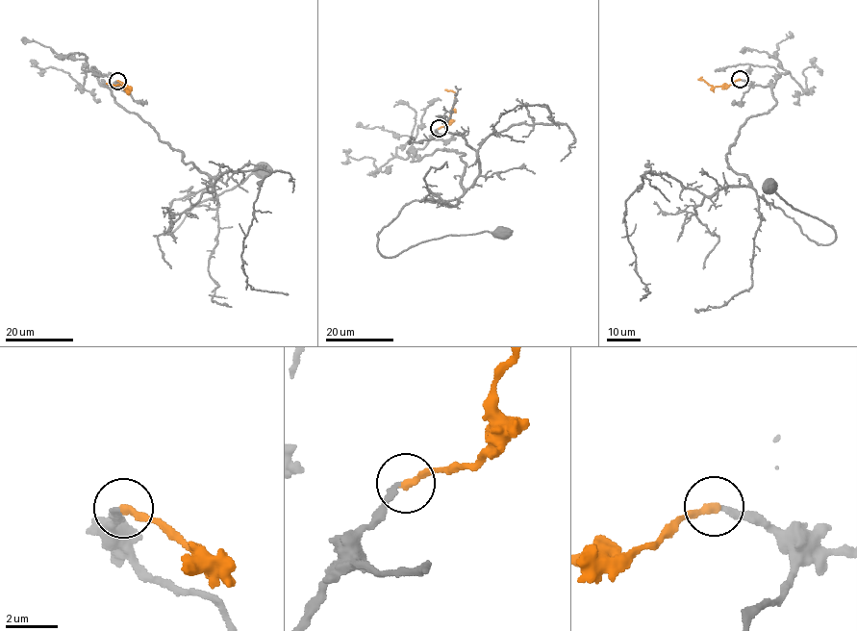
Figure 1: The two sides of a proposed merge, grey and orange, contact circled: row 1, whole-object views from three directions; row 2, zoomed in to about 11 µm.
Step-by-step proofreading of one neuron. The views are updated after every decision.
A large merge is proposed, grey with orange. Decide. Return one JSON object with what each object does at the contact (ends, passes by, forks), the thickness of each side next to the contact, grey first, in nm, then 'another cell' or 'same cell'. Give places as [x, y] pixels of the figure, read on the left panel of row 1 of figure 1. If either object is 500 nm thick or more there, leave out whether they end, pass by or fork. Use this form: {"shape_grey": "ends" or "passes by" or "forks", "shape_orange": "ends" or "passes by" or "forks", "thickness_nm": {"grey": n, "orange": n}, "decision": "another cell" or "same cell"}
{"shape_grey": "ends", "shape_orange": "ends", "thickness_nm": {"grey": 200, "orange": 280}, "decision": "same cell"}

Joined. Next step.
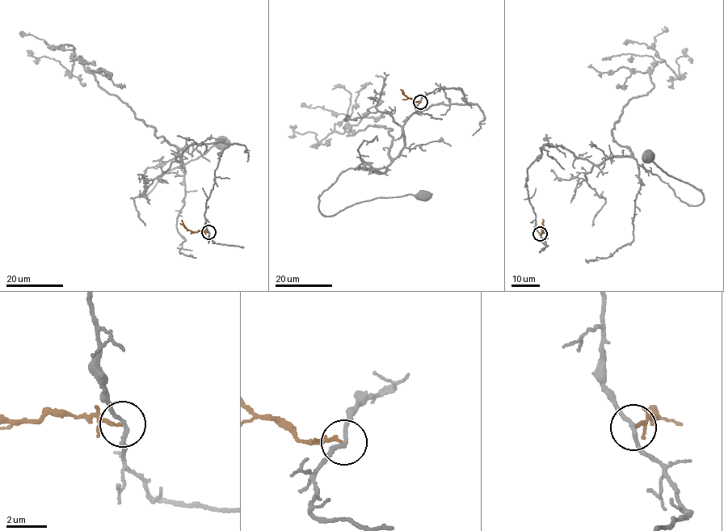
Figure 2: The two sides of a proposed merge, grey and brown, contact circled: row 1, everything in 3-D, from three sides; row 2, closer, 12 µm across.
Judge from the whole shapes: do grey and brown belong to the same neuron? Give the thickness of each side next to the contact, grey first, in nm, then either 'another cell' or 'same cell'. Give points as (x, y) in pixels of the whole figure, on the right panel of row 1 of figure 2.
calibres 180 and 160 nm; another cell

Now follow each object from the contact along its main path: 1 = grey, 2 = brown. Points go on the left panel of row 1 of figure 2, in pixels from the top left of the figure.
1: (208, 232), (206, 203), (227, 144), (191, 143), (180, 161), (179, 149), (144, 175), (144, 195), (220, 142)
2: (208, 232), (193, 232), (184, 226), (182, 220)

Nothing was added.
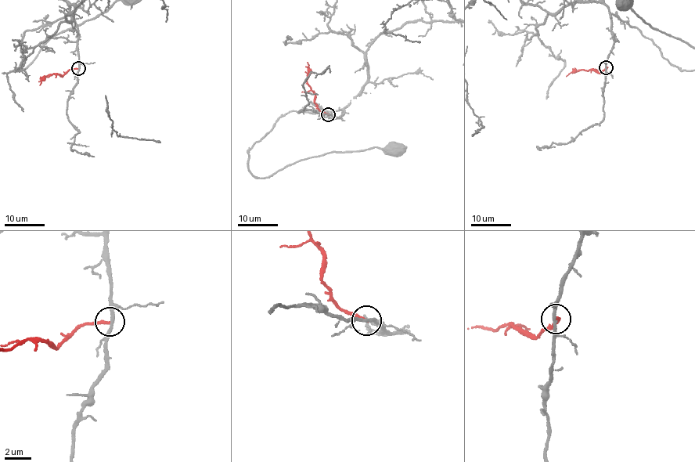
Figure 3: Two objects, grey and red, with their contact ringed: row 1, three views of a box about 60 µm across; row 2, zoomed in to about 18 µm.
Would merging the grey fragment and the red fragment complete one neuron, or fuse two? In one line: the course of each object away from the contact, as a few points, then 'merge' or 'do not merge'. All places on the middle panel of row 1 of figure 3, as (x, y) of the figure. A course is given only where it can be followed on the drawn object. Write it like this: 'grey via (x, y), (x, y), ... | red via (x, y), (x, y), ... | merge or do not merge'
grey via (329, 114), (344, 114), (342, 110), (289, 110), (253, 145), (250, 173), (267, 178), (330, 152), (392, 146) | red via (328, 114), (321, 111), (314, 102), (315, 95), (307, 81), (307, 62) | do not merge

